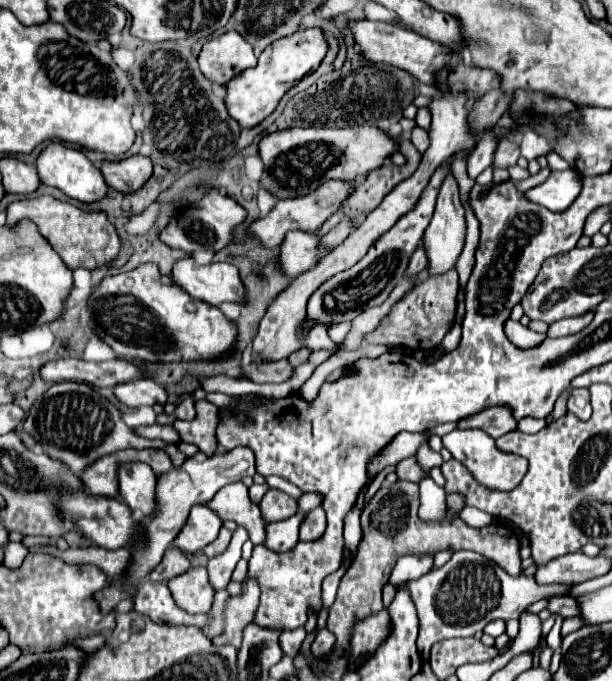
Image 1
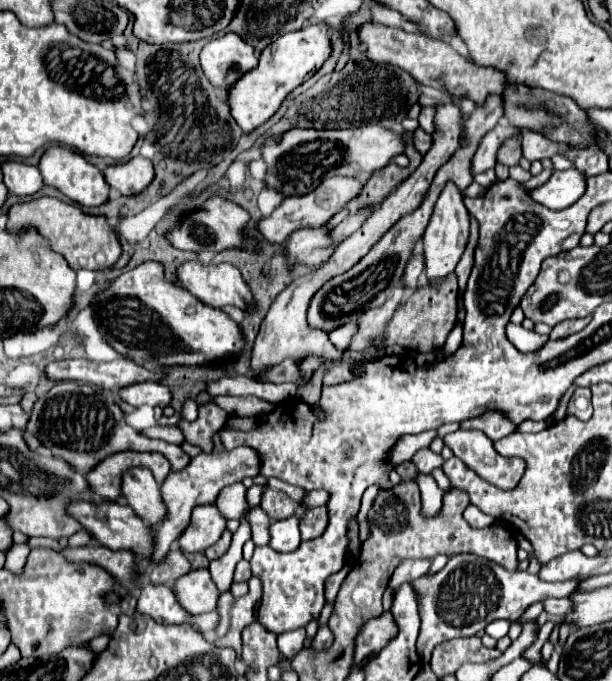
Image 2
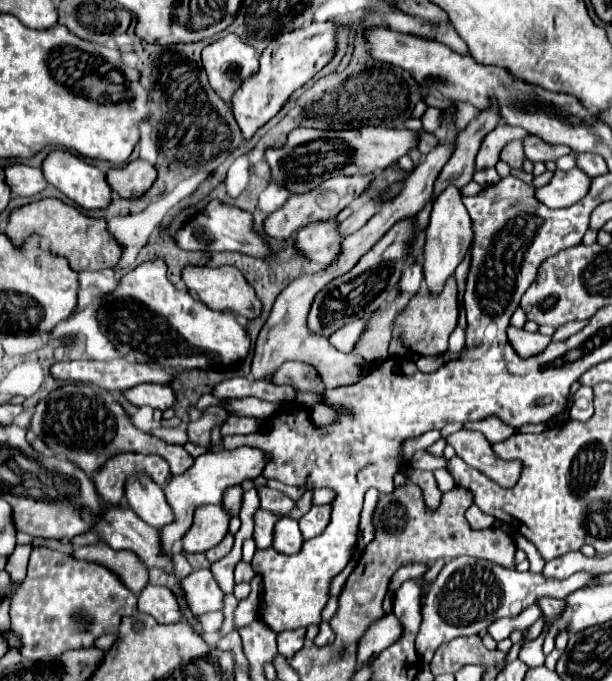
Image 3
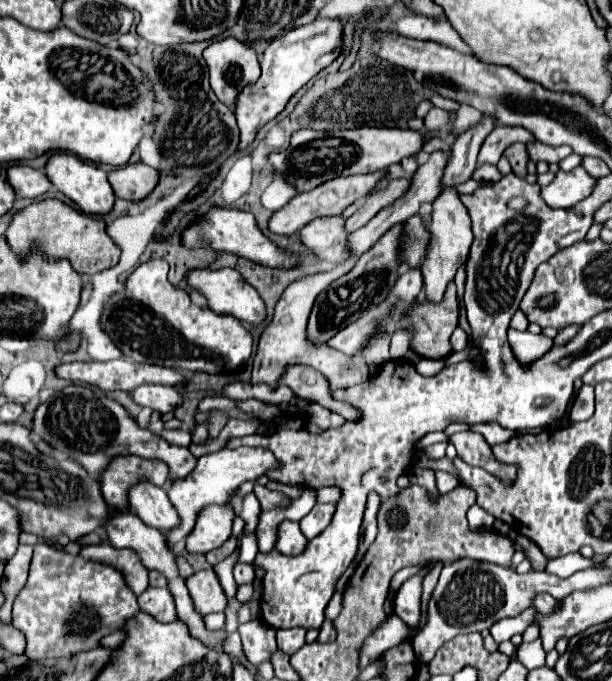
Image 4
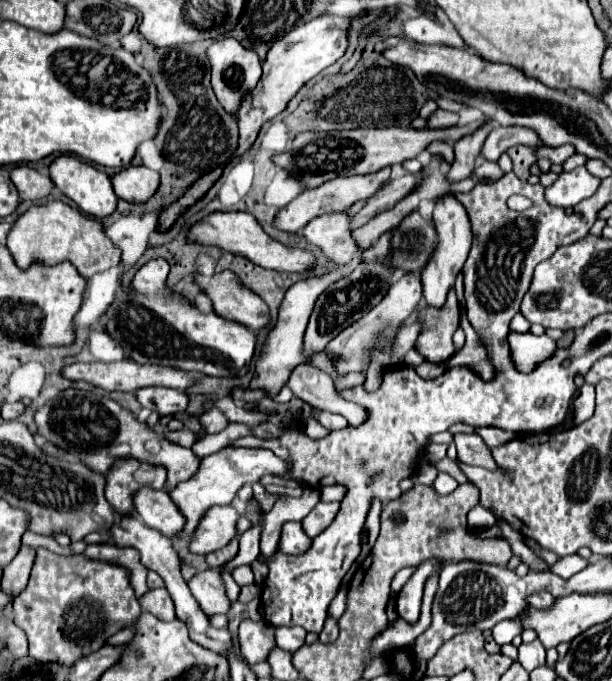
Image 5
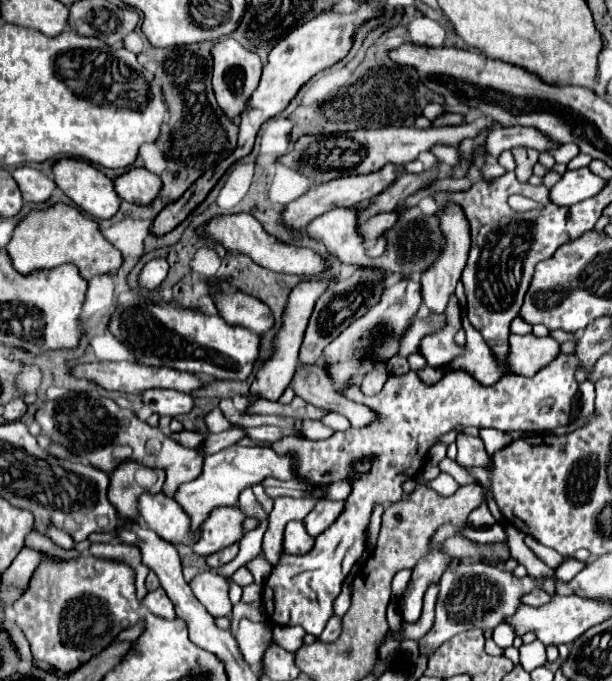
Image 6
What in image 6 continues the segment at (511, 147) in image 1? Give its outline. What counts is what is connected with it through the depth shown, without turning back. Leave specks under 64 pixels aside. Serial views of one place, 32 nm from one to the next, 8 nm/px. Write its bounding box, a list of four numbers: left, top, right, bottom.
[514,148,540,182]

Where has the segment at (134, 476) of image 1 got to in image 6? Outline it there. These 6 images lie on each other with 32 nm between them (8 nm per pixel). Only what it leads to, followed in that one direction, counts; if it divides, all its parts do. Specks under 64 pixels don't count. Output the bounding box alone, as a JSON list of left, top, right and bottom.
[138,494,200,546]

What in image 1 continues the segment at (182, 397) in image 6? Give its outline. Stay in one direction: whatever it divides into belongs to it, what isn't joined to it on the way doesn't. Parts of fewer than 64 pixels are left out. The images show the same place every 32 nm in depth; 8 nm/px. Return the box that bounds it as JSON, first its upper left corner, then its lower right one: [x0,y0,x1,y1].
[114,380,168,408]

